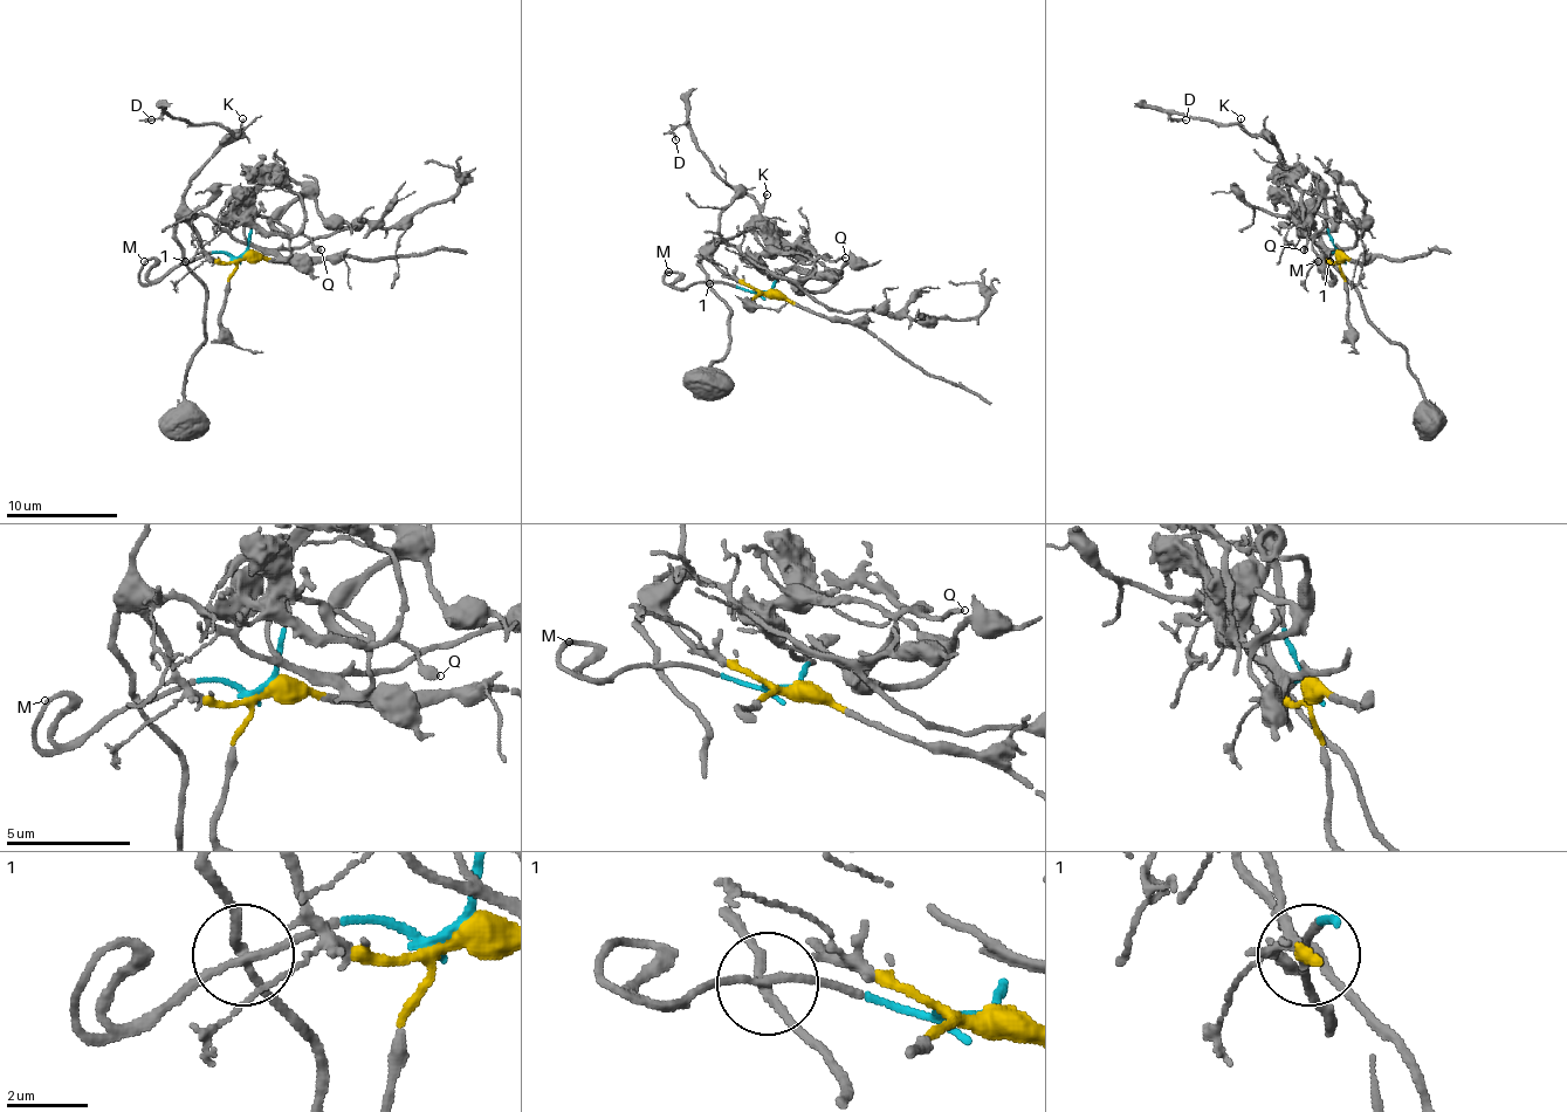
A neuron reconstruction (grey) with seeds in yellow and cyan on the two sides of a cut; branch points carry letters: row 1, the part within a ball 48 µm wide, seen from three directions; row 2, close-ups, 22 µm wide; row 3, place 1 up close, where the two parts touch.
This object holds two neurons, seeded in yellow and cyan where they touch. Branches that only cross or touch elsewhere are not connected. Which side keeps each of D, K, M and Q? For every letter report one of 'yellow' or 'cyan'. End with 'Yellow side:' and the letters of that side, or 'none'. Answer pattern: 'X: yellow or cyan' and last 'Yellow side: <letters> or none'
D: yellow
K: yellow
M: cyan
Q: cyan
Yellow side: D, K

